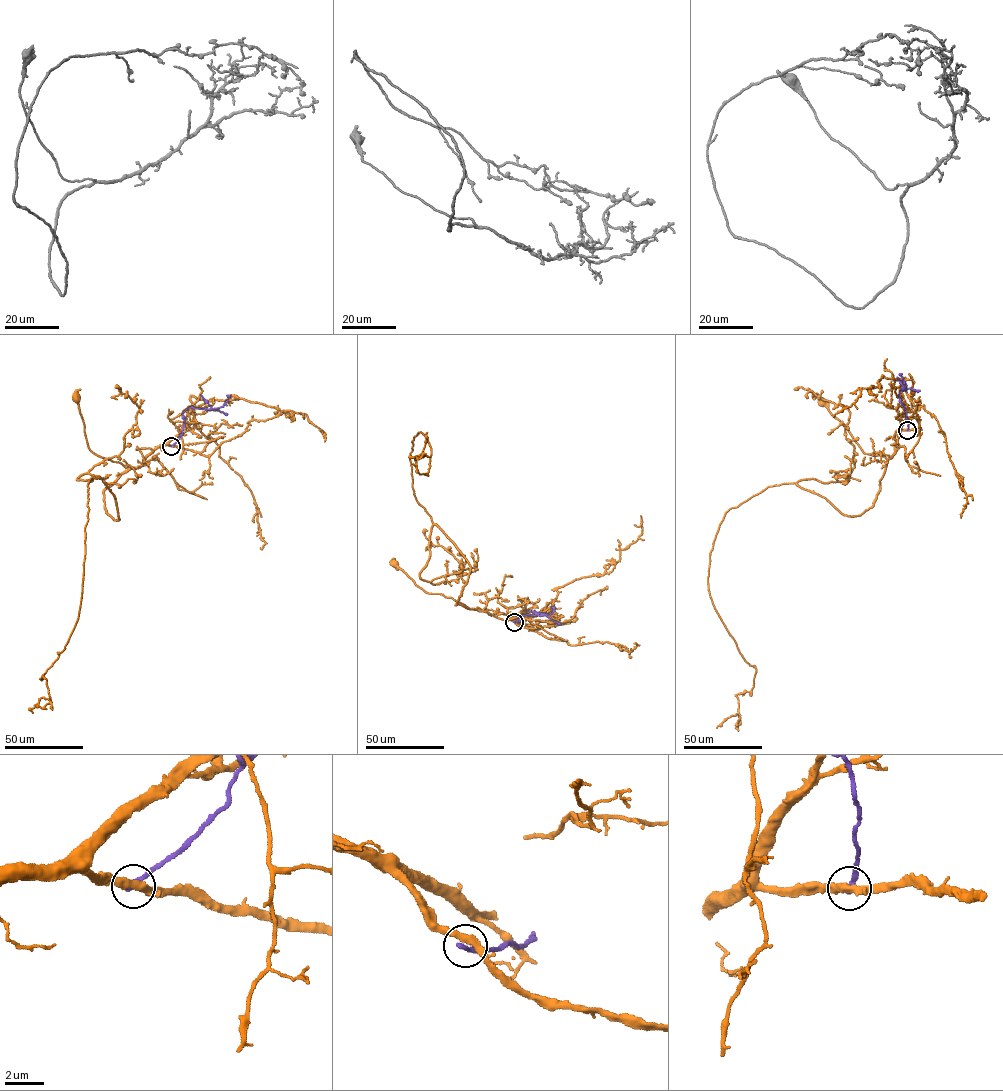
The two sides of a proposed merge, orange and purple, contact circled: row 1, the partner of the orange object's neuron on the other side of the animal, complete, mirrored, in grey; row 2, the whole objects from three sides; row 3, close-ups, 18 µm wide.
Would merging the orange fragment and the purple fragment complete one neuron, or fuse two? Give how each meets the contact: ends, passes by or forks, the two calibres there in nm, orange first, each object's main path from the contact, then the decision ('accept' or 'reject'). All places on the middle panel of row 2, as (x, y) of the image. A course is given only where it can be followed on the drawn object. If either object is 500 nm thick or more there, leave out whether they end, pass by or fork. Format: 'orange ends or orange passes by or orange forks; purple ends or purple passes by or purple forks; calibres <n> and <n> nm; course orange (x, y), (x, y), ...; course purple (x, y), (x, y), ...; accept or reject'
orange passes by; purple ends; calibres 400 and 280 nm; course orange (514, 621), (506, 615), (495, 612), (490, 614), (441, 594), (425, 591), (394, 563); course purple (514, 622), (520, 619), (514, 614), (549, 614), (555, 608); reject

